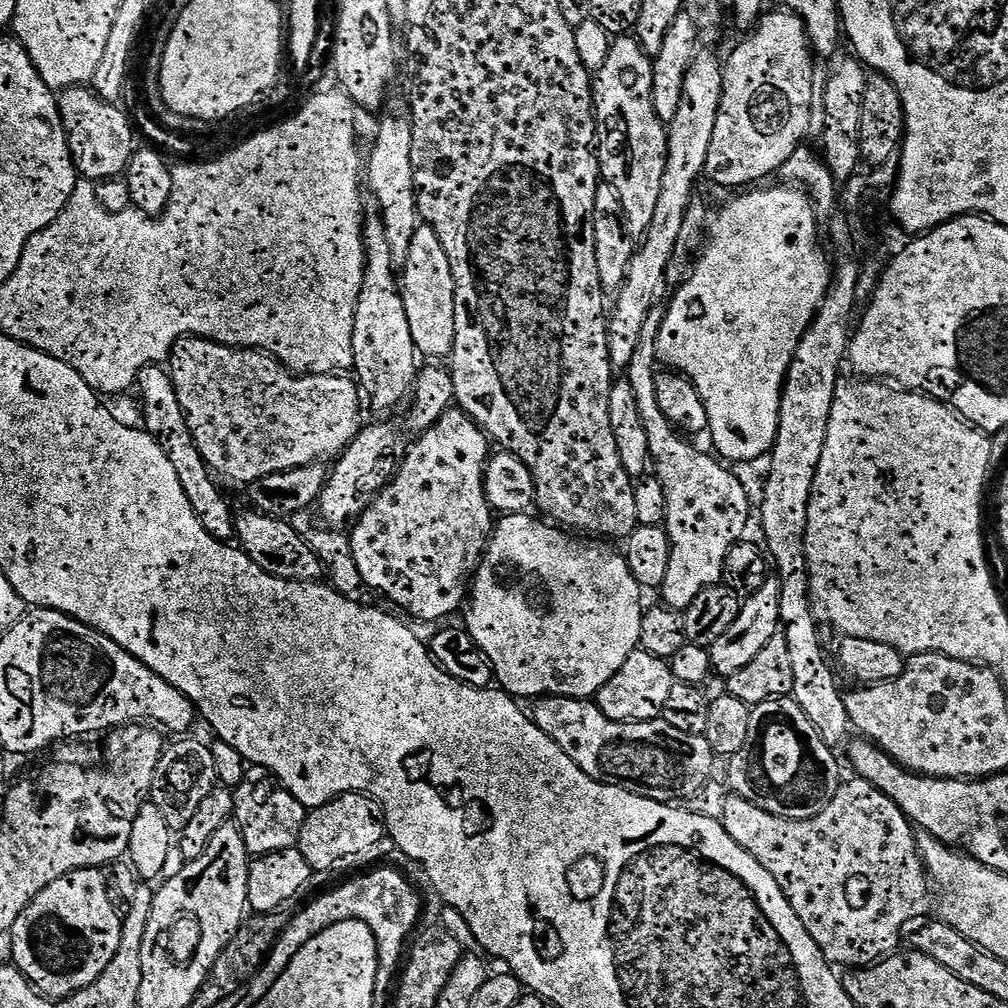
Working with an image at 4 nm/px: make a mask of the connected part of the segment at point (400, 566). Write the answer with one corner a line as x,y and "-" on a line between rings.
453,406
442,414
440,420
432,428
426,429
415,442
417,444
413,443
410,451
403,457
394,479
377,493
375,500
365,510
364,515
359,518
356,524
357,528
350,532
352,556
356,560
356,572
359,579
361,576
374,591
381,592
388,600
393,600
401,608
401,610
399,609
401,613
409,612
410,615
417,616
420,620
444,620
447,616
454,615
463,604
465,607
470,596
470,589
476,579
476,573
480,571
481,563
485,559
484,547
487,546
488,540
490,544
490,537
494,532
494,524
492,528
494,508
488,503
484,492
484,475
486,465
490,460
490,451
488,452
490,437
467,412

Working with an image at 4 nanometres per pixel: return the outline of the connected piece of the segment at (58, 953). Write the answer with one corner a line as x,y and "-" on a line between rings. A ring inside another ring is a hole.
79,868
70,874
66,874
62,878
58,878
54,882
50,882
50,886
46,886
46,890
42,890
34,897
31,904
28,905
28,909
17,918
15,924
13,924
10,929
12,938
12,960
14,961
15,967
19,968
20,972
35,985
37,990
42,993
47,993
49,997
67,998
71,996
73,992
82,991
86,986
90,986
95,982
96,979
112,965
114,958
120,953
120,943
124,940
126,924
122,916
120,920
121,909
118,907
116,901
112,899
110,880
107,875
104,877
104,874
105,873
98,868

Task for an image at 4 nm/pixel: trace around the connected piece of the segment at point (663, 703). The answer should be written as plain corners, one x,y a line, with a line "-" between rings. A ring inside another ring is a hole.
637,650
632,656
626,660
623,666
615,672
610,678
610,682
606,682
606,686
602,686
602,690
596,693
594,700
599,704
600,708
606,714
606,718
611,720
619,720
621,722
635,722
638,720
655,720
668,707
668,699
674,683
672,675
671,663
665,657
655,656
653,652

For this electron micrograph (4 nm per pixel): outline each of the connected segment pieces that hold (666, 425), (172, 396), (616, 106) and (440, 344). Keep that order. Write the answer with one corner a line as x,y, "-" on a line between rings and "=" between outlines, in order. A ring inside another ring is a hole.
644,338
635,345
632,356
632,392
631,395
640,407
640,419
644,421
644,429
648,435
648,455
654,461
655,475
664,484
664,492
668,495
668,514
666,531
672,540
672,561
670,570
662,585
663,603
673,610
691,609
697,598
708,588
715,588
725,579
728,567
728,555
735,544
741,543
744,531
748,528
748,515
752,512
752,504
748,501
748,492
744,484
715,455
707,456
699,452
692,444
683,440
681,433
673,427
671,421
664,417
659,409
656,393
657,373
652,373
652,364
648,359
654,356
654,344
651,339
=
149,366
140,370
138,389
144,395
143,427
160,443
170,462
174,462
174,470
178,470
178,478
182,482
182,488
186,490
186,498
190,498
190,506
194,506
208,533
217,540
231,541
236,536
234,511
228,505
227,498
220,493
220,488
216,485
217,477
198,450
192,428
188,424
188,415
180,404
171,375
162,369
160,366
=
620,34
594,80
594,107
603,131
608,131
602,136
603,151
608,151
602,156
602,176
612,183
627,223
642,228
654,222
669,154
668,129
655,110
655,74
653,57
639,39
=
424,222
416,229
407,243
408,265
402,268
402,295
408,314
408,332
414,338
416,351
421,357
444,356
451,357
452,347
456,340
456,278
453,268
453,257
441,240
439,231
431,223

